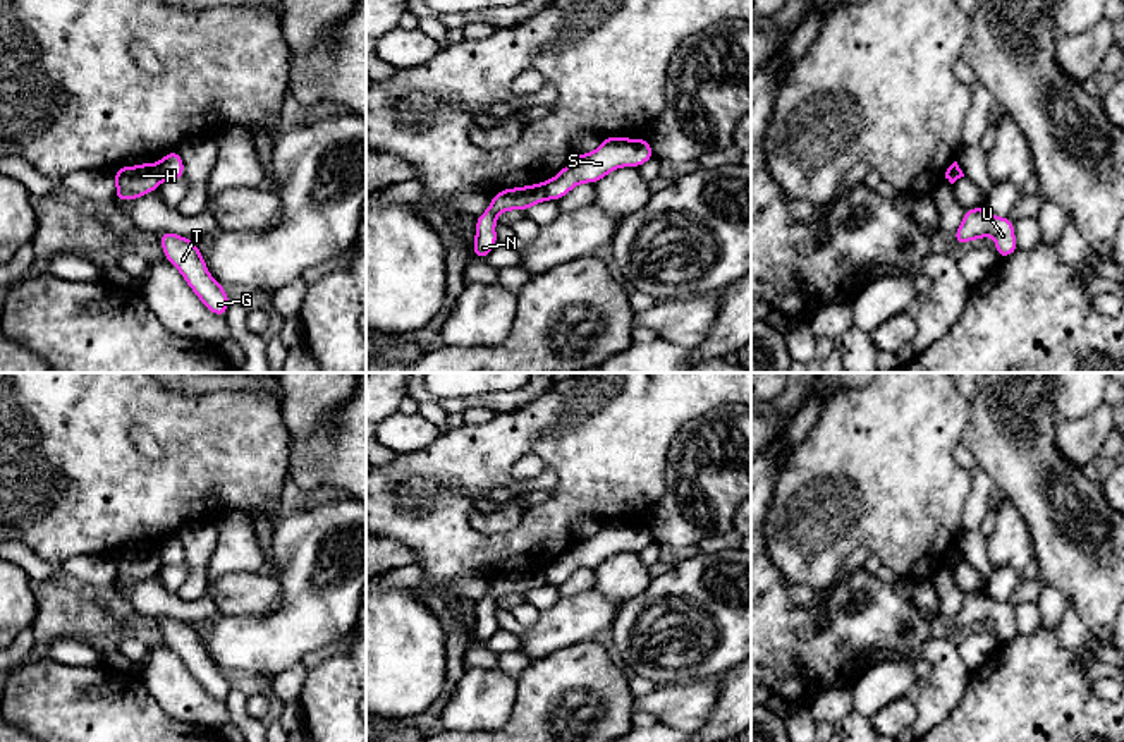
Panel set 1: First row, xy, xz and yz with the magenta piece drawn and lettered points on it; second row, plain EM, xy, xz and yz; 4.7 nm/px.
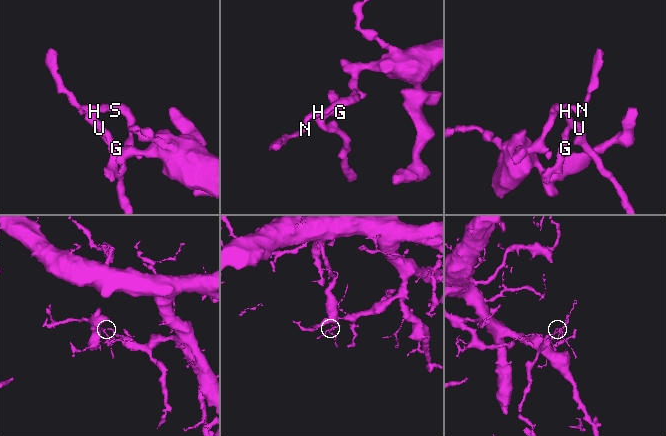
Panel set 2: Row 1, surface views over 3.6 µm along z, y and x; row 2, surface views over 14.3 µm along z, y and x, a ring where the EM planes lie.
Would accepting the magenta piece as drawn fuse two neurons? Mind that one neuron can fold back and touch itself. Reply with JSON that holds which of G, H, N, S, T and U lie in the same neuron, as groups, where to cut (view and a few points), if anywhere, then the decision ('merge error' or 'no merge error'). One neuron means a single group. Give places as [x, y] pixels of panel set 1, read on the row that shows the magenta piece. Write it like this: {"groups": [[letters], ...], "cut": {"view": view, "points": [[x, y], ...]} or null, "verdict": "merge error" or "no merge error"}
{"groups": [["G", "H", "N", "T", "U"], ["S"]], "cut": {"view": "xy", "points": [[157, 165], [162, 177]]}, "verdict": "merge error"}

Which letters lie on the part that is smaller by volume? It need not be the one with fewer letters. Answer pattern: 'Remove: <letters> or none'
Remove: G, H, N, T, U

